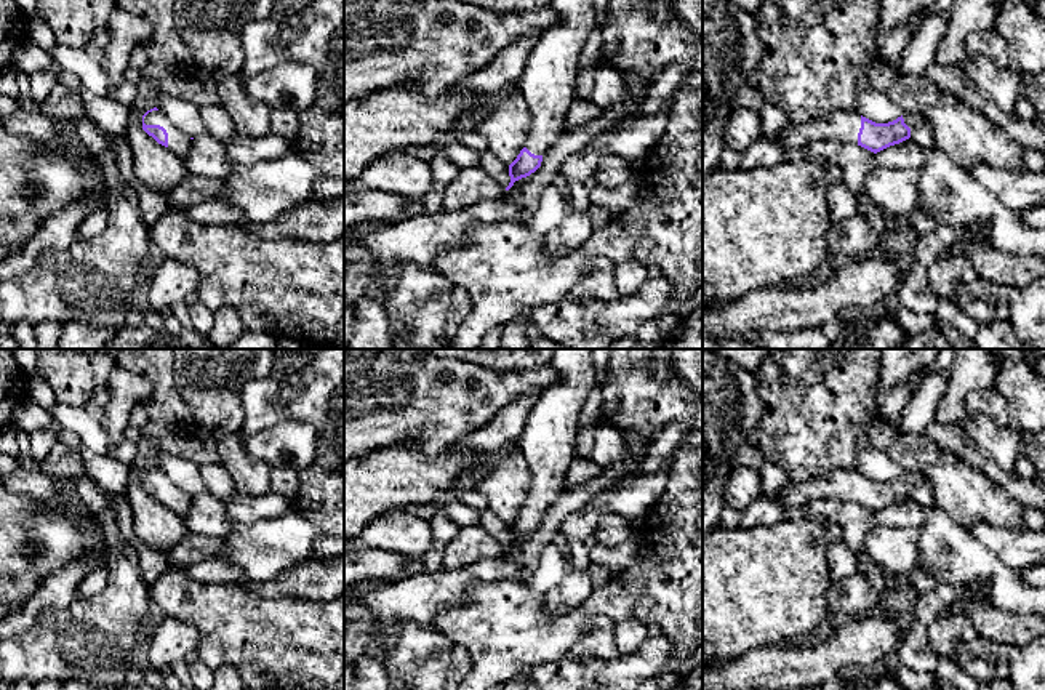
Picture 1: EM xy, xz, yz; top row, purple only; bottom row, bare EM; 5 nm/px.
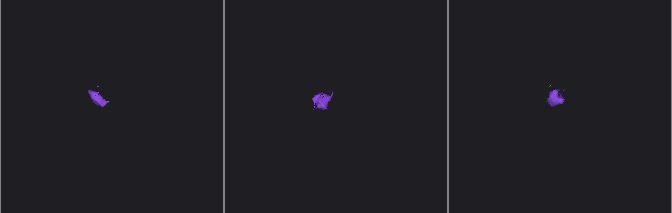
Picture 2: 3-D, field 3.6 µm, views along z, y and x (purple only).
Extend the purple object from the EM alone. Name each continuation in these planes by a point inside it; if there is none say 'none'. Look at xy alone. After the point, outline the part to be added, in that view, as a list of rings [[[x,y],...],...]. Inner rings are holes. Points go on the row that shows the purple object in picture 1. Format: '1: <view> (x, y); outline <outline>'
1: xy (180, 143); outline [[[152,110],[144,117],[146,125],[160,125],[168,133],[168,149],[184,158],[190,149],[192,139],[176,128],[160,110]]]

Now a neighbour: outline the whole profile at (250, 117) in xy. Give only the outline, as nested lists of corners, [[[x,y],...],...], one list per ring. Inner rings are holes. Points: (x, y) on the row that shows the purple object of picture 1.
[[[238,72],[229,78],[218,82],[218,94],[222,107],[230,115],[235,131],[250,138],[270,134],[270,107],[251,99],[245,93],[246,77]]]

